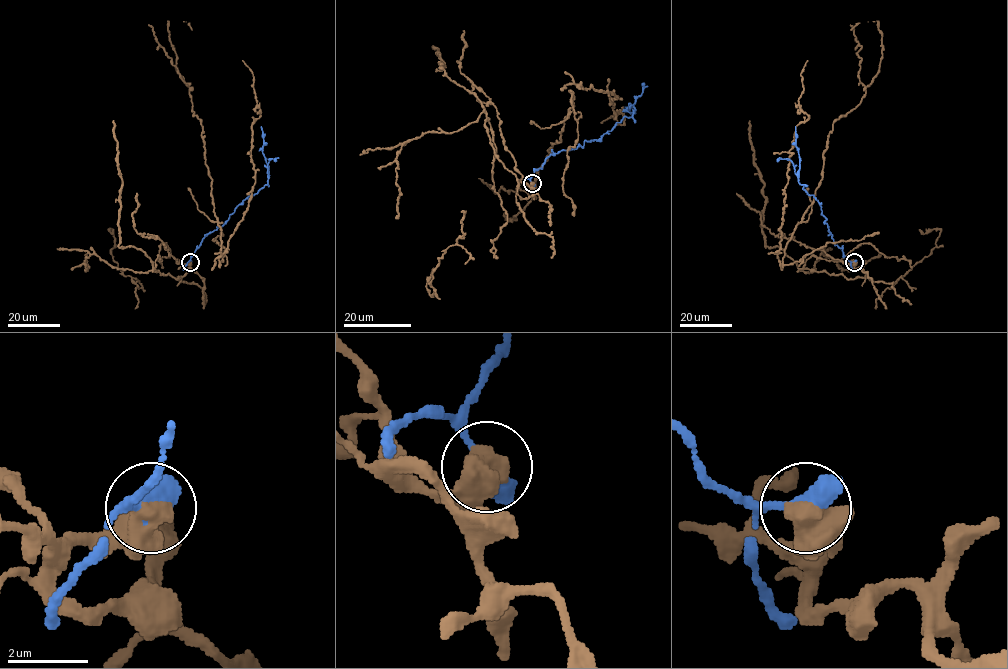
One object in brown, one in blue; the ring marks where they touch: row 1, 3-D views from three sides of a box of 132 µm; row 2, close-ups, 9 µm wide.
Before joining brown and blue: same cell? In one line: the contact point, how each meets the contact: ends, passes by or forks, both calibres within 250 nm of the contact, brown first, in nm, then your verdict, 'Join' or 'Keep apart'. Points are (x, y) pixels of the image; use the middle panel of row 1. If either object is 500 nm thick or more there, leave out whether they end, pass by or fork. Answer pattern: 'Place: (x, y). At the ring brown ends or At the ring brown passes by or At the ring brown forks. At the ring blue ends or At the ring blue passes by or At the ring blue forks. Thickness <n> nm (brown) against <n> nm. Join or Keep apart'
Place: (532, 183). Thickness 750 nm (brown) against 550 nm. Keep apart

